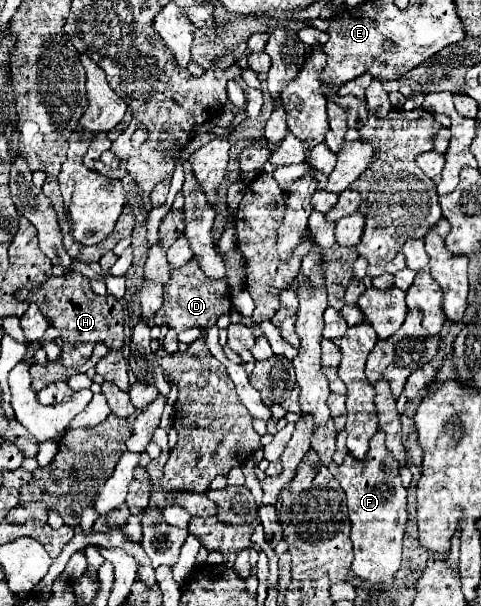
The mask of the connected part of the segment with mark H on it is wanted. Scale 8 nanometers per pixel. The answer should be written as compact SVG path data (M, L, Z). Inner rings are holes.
M67 273L61 277L49 277L39 287L23 287L17 293L17 299L21 301L41 301L41 313L47 319L51 327L59 331L59 337L63 339L61 347L61 363L65 367L81 367L89 357L97 343L105 343L109 349L121 349L123 347L123 307L121 303L111 295L97 295L93 293L89 279L81 277L79 273Z

